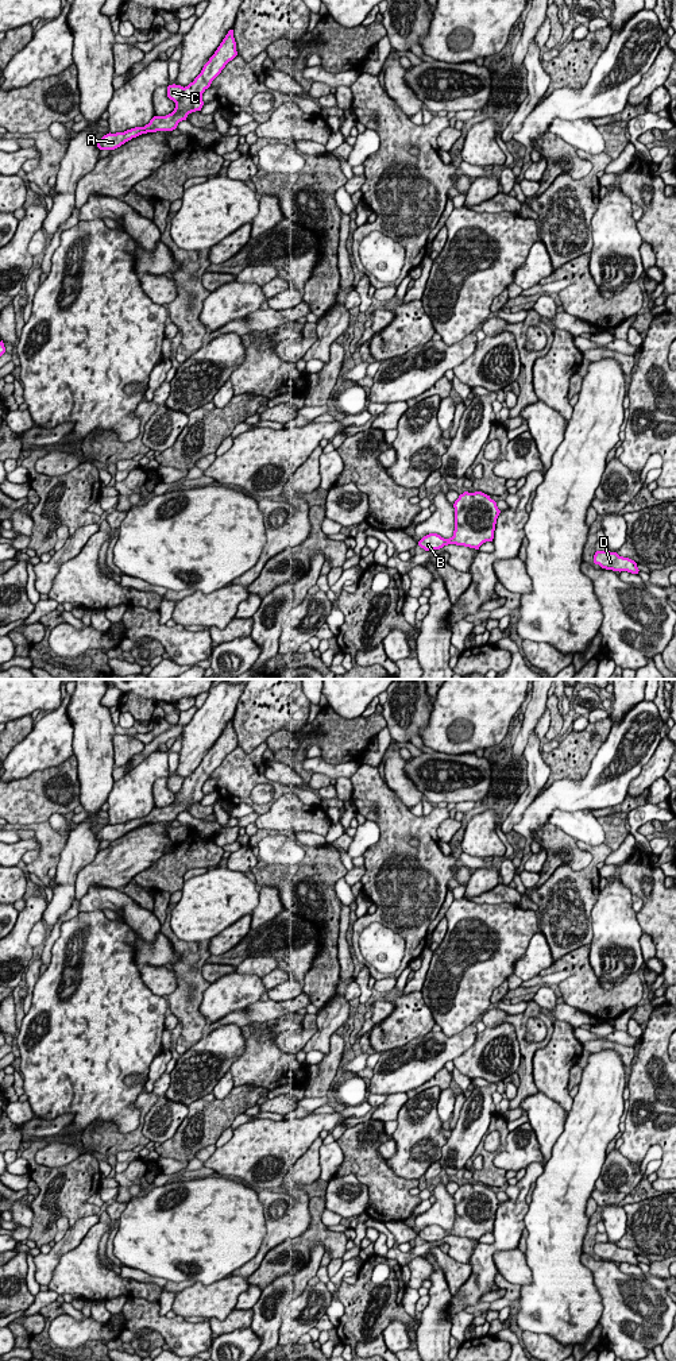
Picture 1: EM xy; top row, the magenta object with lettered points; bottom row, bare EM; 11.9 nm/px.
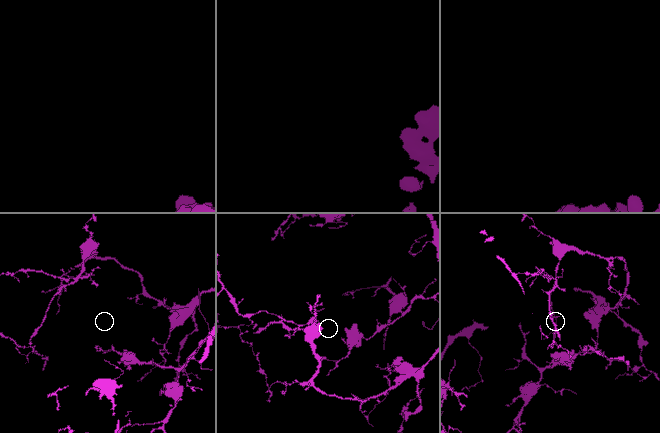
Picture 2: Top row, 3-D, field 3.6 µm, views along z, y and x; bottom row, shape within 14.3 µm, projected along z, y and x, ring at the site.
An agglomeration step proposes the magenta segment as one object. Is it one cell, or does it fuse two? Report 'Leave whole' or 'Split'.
Split

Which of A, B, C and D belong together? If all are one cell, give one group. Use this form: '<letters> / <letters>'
A B D / C

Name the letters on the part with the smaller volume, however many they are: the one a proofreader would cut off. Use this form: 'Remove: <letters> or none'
Remove: C

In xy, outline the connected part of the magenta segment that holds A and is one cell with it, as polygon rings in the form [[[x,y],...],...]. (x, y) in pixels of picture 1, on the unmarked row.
[[[229,721],[215,745],[204,756],[201,764],[193,774],[184,779],[182,789],[175,794],[175,799],[171,805],[154,807],[144,818],[135,818],[116,825],[109,824],[97,832],[97,838],[100,841],[115,841],[142,825],[175,821],[178,814],[186,811],[189,805],[201,802],[204,797],[202,784],[236,747],[233,721]]]

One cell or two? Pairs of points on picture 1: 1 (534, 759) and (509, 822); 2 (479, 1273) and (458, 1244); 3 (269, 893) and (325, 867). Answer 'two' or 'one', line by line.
1: one
2: two
3: two

